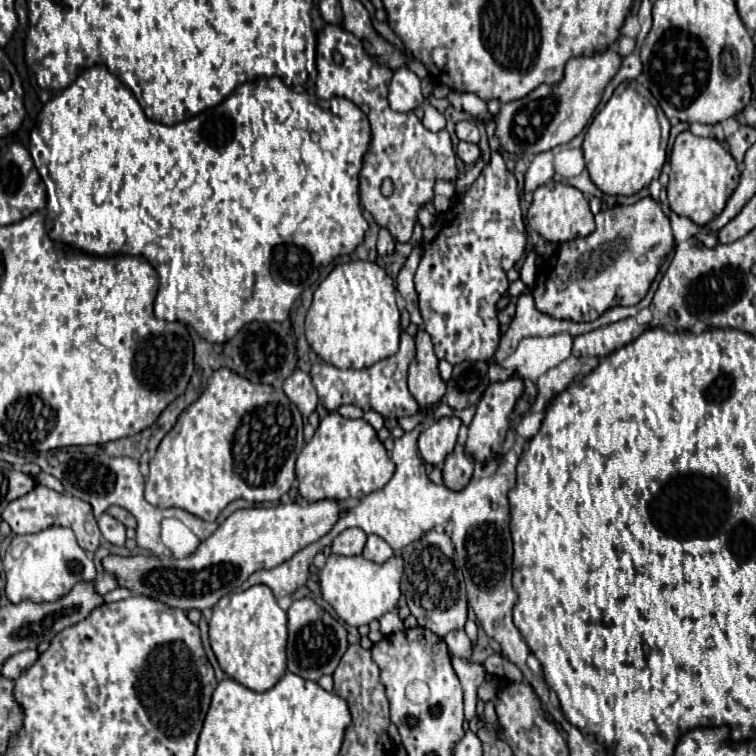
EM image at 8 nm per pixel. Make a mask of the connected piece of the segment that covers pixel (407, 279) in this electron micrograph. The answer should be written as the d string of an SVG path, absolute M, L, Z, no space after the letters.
M413 248L413 252L407 256L403 268L397 274L397 290L399 290L399 294L403 296L403 300L407 304L407 310L411 314L411 322L415 322L417 326L423 324L423 318L421 318L419 306L417 306L417 292L415 292L415 286L413 286L413 274L417 270L421 254L423 254L421 248Z

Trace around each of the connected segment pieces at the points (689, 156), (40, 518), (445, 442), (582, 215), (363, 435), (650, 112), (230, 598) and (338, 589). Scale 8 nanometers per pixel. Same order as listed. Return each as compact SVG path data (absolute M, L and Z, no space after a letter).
M687 130L677 136L669 162L671 174L667 194L671 210L679 216L693 220L699 226L709 224L715 216L721 214L725 202L739 184L739 170L735 158L715 138L699 138Z
M37 484L29 494L21 496L19 500L13 500L5 510L3 510L3 520L11 526L13 534L31 534L31 532L41 532L43 528L49 528L51 524L67 526L73 528L75 538L83 550L95 552L101 544L101 532L97 528L97 522L93 520L93 508L89 502L79 500L71 494L59 494L55 490L49 490L41 484Z
M451 416L451 418L441 418L433 422L427 430L423 430L417 440L417 450L421 458L433 466L443 464L445 456L451 452L451 448L455 448L459 426L461 420Z
M547 182L533 192L533 202L527 212L527 224L535 232L539 232L547 242L555 242L555 244L569 242L579 236L589 236L595 230L589 202L577 188L563 182Z
M329 412L315 430L315 436L301 450L297 458L297 480L299 494L309 500L347 500L359 492L371 494L393 476L395 464L387 456L385 446L379 442L377 432L363 418L347 420L339 412Z
M636 81L623 82L615 88L609 102L599 110L599 114L589 124L581 150L585 156L585 168L589 172L589 178L601 192L631 196L641 188L649 186L653 178L659 178L661 168L667 160L671 124L657 103L659 102L643 85Z
M265 584L223 596L213 606L209 640L223 672L255 692L273 688L287 672L287 614Z
M331 554L323 570L319 572L319 584L323 598L333 606L339 618L349 626L361 626L379 620L387 612L393 612L397 608L401 594L399 590L401 574L403 574L403 558L397 554L383 564L371 562L363 556Z

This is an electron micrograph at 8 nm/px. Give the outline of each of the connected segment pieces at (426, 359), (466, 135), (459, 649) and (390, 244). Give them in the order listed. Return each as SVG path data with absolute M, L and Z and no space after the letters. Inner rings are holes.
M419 328L415 336L417 356L409 366L409 390L421 408L433 408L445 394L445 382L439 376L439 360L433 352L429 334Z
M463 120L463 122L459 122L459 124L455 126L455 132L457 132L457 138L459 138L459 140L473 142L473 144L477 144L479 138L481 138L477 124L471 122L471 120Z
M459 630L459 632L449 632L443 640L445 640L451 656L457 656L457 658L461 658L461 660L469 660L469 658L471 658L473 644L471 644L471 640L467 638L467 634L465 634L463 630Z
M381 228L379 230L379 240L377 240L377 252L383 256L383 254L391 254L395 250L395 240L393 236L389 234L389 230Z

